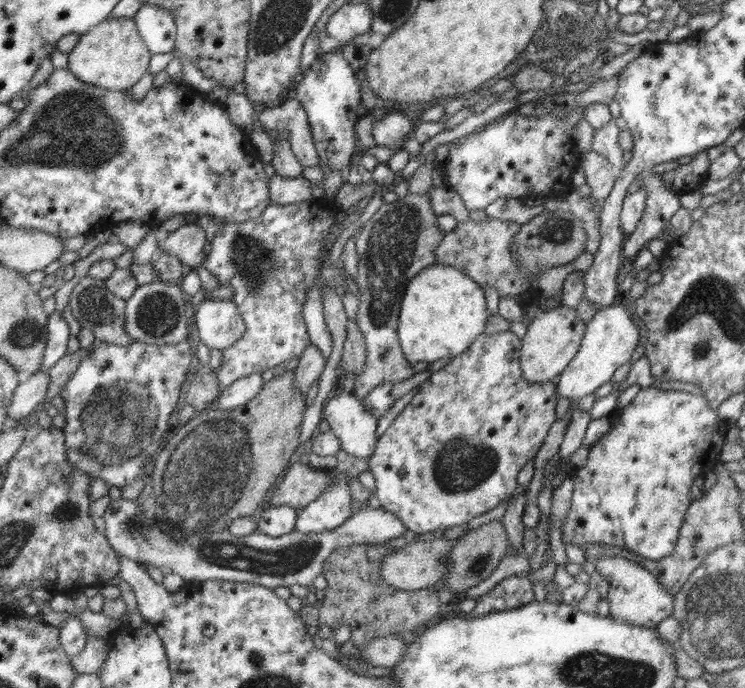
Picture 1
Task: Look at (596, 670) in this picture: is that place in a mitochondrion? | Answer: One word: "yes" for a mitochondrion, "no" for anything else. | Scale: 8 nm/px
yes

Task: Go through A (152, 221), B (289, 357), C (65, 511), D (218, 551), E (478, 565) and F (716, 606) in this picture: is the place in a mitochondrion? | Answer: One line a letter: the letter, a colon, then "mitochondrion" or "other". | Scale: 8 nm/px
A: other
B: other
C: mitochondrion
D: mitochondrion
E: mitochondrion
F: mitochondrion

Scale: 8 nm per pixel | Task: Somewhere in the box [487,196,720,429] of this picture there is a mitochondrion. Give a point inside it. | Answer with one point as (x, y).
(557, 231)

